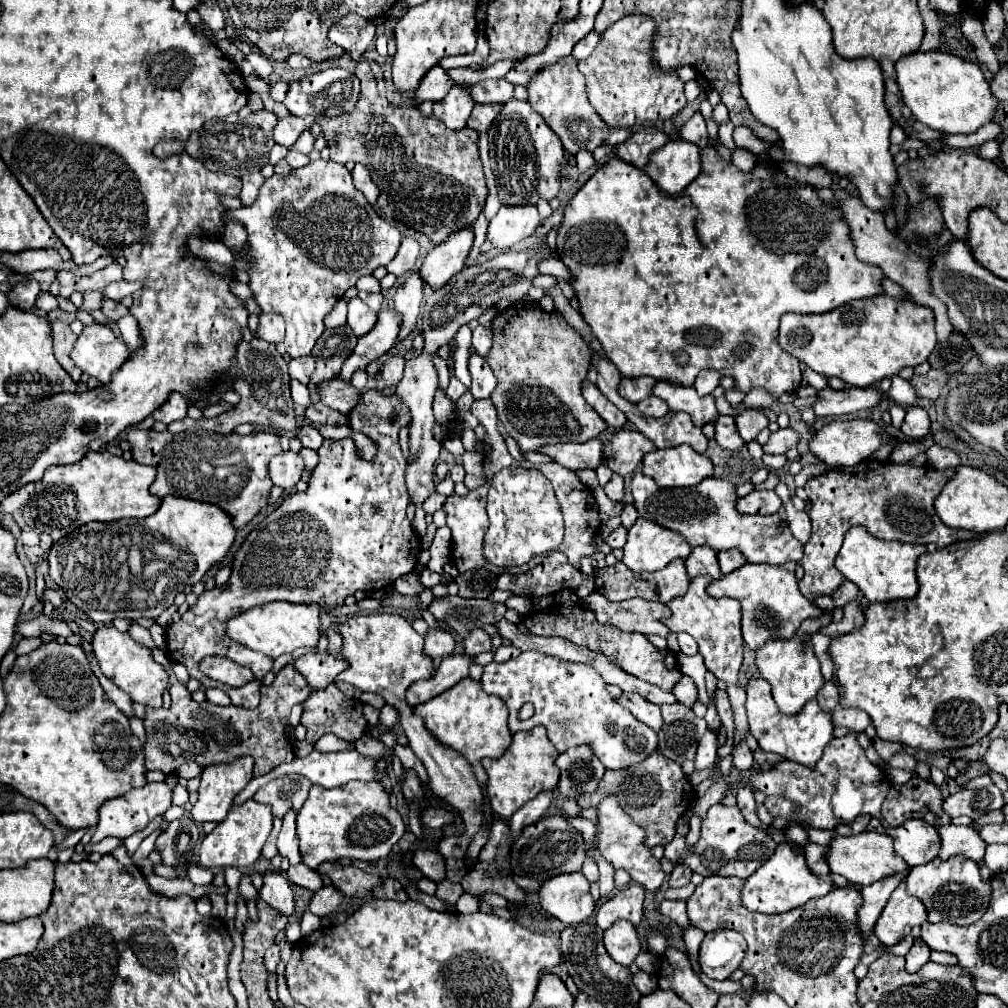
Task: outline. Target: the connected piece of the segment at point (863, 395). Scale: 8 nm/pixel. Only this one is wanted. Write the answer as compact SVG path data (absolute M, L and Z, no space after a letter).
M845 385L841 391L833 389L823 389L819 391L821 401L813 405L813 411L817 417L831 417L831 415L845 415L845 413L855 413L861 409L873 409L881 403L883 391L877 387L853 387Z

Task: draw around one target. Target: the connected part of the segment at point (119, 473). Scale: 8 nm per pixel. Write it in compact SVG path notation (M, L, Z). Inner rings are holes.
M89 451L81 461L73 465L49 467L41 481L29 495L31 517L39 531L49 533L53 541L65 535L65 529L77 529L89 521L113 521L123 517L149 517L153 515L161 499L149 493L149 485L155 481L155 469L137 461L111 455L107 451Z

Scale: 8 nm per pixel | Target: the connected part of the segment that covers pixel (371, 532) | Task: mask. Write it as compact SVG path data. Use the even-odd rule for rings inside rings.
M365 391L361 395L359 405L349 413L349 427L355 431L361 431L377 445L377 455L371 461L365 461L359 457L357 447L349 439L341 441L325 441L319 447L319 463L313 469L309 477L309 487L303 493L293 493L283 499L283 503L273 509L243 541L241 549L235 553L233 559L233 571L229 577L229 587L215 587L211 591L205 591L199 595L199 601L189 607L189 611L177 621L171 623L165 631L167 649L171 653L171 659L175 663L181 663L187 667L189 675L195 677L203 687L219 687L223 689L233 705L253 709L259 705L259 687L265 673L271 671L273 661L265 657L263 653L253 653L251 649L245 649L243 645L237 645L235 641L229 641L225 637L225 623L227 619L239 615L241 611L247 611L255 605L263 605L269 601L289 601L289 603L317 603L327 605L329 609L343 605L347 595L353 595L355 591L379 591L387 589L395 583L395 579L411 573L417 565L417 555L421 551L421 539L417 537L415 529L411 527L409 519L405 517L405 509L409 505L409 495L405 487L405 457L399 447L399 429L409 425L409 409L397 401L395 395L381 397L379 391ZM207 655L221 655L229 657L237 663L247 665L255 679L245 683L243 687L229 687L225 683L213 681L209 677L203 677L199 671L199 661Z

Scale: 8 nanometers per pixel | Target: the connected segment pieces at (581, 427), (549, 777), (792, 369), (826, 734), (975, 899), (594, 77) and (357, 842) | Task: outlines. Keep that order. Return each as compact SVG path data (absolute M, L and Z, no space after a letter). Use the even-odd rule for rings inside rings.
M523 295L511 307L497 313L491 329L493 345L485 357L497 377L497 387L491 395L491 401L497 407L499 421L523 451L537 451L541 445L555 443L585 443L607 429L605 421L597 415L597 411L591 409L591 405L587 405L581 395L581 381L589 371L589 347L583 345L585 341L581 341L581 335L563 319L557 309L551 313L543 311L539 301Z
M533 727L531 731L515 733L511 747L499 759L483 759L483 767L487 771L487 795L493 811L499 817L509 819L537 793L545 789L555 789L559 781L559 769L555 765L557 757L559 751L549 741L545 727Z
M713 145L701 149L701 173L699 177L685 189L681 195L667 195L663 193L641 169L613 157L605 165L601 165L595 175L575 193L571 203L565 209L565 217L557 235L557 253L559 259L571 269L573 273L573 287L577 291L577 299L581 301L579 309L587 325L591 327L593 335L599 339L599 343L605 349L605 355L609 361L613 361L619 369L621 375L625 377L641 377L649 375L657 381L667 379L679 385L693 385L695 377L703 369L715 369L721 375L729 375L737 379L737 389L743 391L745 395L755 389L763 387L769 391L775 399L779 399L783 393L795 393L801 385L801 369L799 361L785 353L781 347L777 347L777 329L779 329L779 319L787 311L797 311L797 313L825 313L833 311L835 307L849 303L853 299L863 299L863 297L875 297L883 295L883 273L875 265L867 265L855 257L855 245L849 237L849 225L841 211L825 201L817 201L817 189L805 183L797 183L795 179L787 177L785 171L777 165L775 169L767 169L765 165L755 165L753 171L743 173L739 171L733 163L723 161L717 155L717 149ZM693 207L697 209L695 213L695 231L693 233ZM729 217L735 225L729 225ZM739 345L751 345L749 351L737 355L735 349Z
M751 679L747 685L747 715L749 715L749 731L755 735L759 747L763 751L777 753L785 759L797 761L805 767L815 767L815 763L821 759L825 745L833 739L833 721L829 713L821 711L817 701L807 701L807 705L793 715L783 715L773 697L771 697L771 685L765 679Z
M957 855L949 857L947 861L941 861L937 857L927 865L913 867L905 883L907 883L907 893L921 899L921 903L925 905L929 915L927 919L931 923L947 921L953 925L971 925L973 921L979 921L983 917L991 899L991 885L981 879L979 865L975 861Z
M629 15L611 25L603 35L597 49L583 61L579 71L587 79L589 101L603 121L611 127L633 127L643 121L665 121L677 115L685 105L683 81L675 69L663 71L653 61L653 37L657 25L653 17Z
M349 781L337 789L311 787L307 801L297 813L297 839L301 861L317 869L323 861L359 859L377 861L391 853L393 845L403 837L405 823L391 807L389 795L381 783Z

